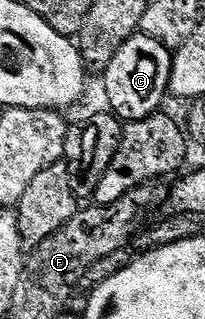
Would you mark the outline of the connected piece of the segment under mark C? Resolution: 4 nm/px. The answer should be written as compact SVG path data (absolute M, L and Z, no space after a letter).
M140 33L132 35L111 57L111 65L103 68L105 95L109 98L108 110L122 121L145 119L162 110L161 102L169 95L169 82L173 68L170 48Z

